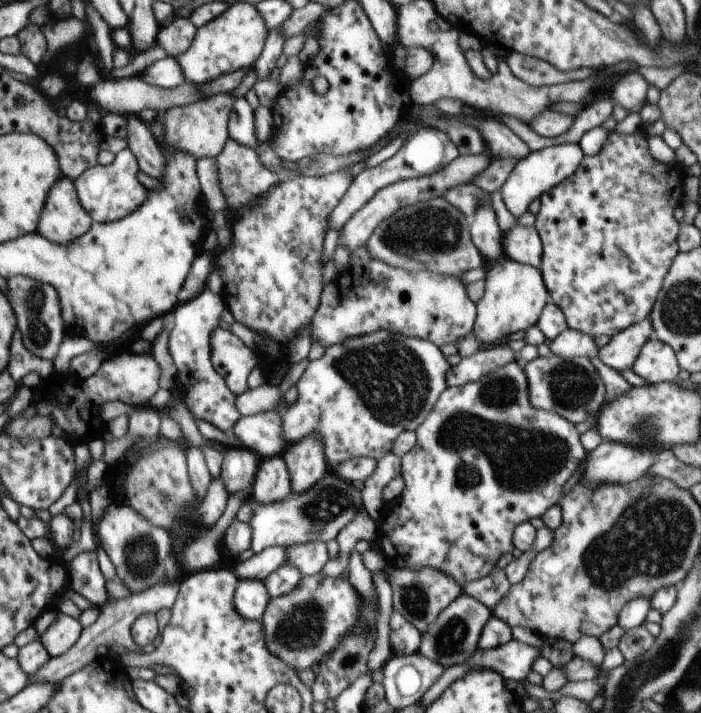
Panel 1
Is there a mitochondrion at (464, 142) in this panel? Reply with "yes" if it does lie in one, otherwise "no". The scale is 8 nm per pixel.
no

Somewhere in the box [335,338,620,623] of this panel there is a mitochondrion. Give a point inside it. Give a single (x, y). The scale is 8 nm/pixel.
(453, 435)

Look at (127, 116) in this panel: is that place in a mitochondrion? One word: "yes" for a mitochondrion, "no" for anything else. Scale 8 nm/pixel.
no

